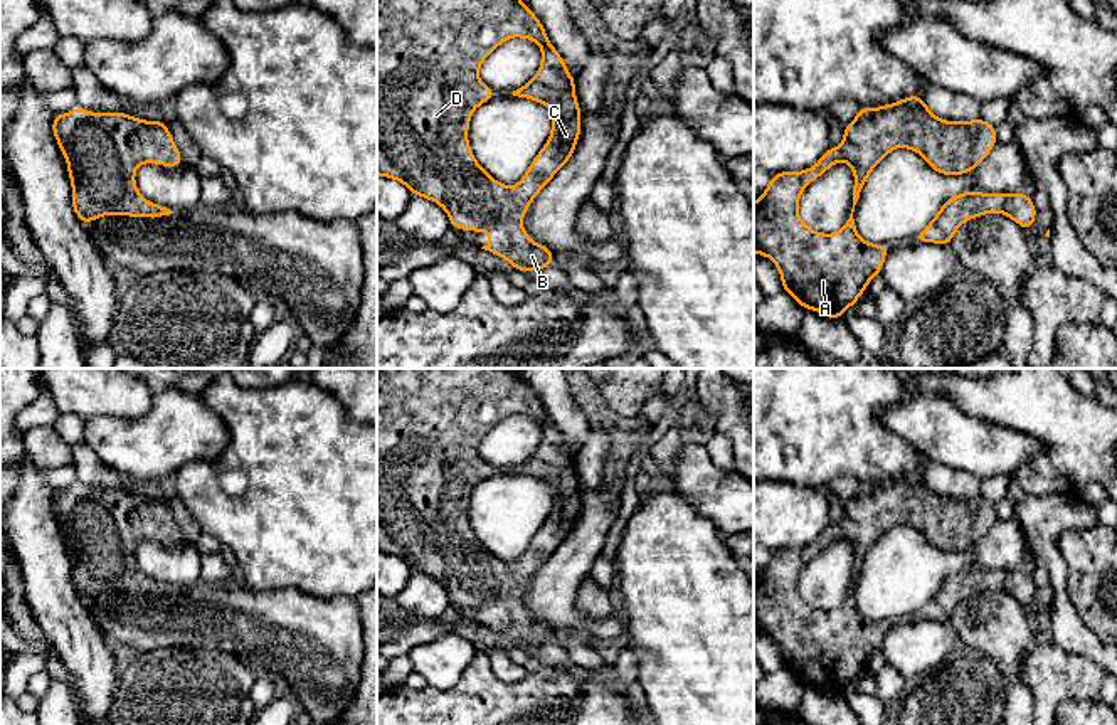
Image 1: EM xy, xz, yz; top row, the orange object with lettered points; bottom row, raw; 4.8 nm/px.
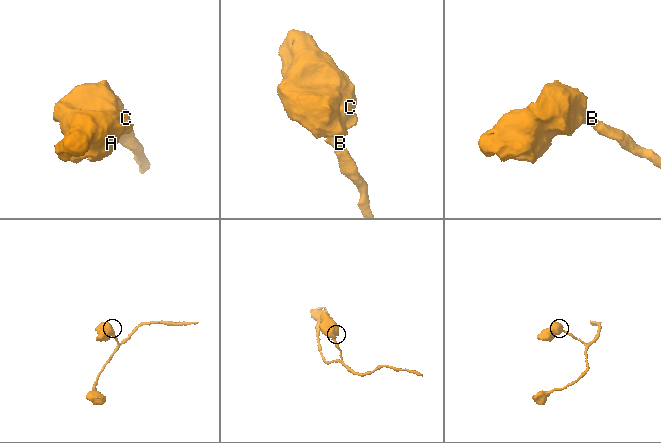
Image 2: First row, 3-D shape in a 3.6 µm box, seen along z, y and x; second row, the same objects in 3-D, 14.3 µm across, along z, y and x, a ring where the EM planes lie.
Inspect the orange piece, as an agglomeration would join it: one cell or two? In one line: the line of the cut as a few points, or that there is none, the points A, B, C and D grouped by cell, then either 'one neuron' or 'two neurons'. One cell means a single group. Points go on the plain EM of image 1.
cut none; groups A B C D; one neuron

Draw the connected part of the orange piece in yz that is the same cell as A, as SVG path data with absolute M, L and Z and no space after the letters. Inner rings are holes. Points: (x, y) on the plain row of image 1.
M908 473L873 486L860 484L856 495L844 503L841 521L836 527L828 525L814 543L772 552L765 569L754 579L754 629L774 638L784 668L804 686L839 696L846 685L856 681L870 656L881 649L885 632L890 627L890 622L863 617L853 595L855 582L871 547L892 527L903 523L922 532L929 543L942 552L964 552L972 548L996 520L996 505L982 495L972 498L940 496L927 484L922 473ZM838 538L846 538L853 545L851 592L834 611L814 609L799 594L799 574L813 557Z

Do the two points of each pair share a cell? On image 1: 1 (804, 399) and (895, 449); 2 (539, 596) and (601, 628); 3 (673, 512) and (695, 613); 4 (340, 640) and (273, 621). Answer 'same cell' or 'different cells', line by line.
1: same cell
2: same cell
3: same cell
4: same cell

